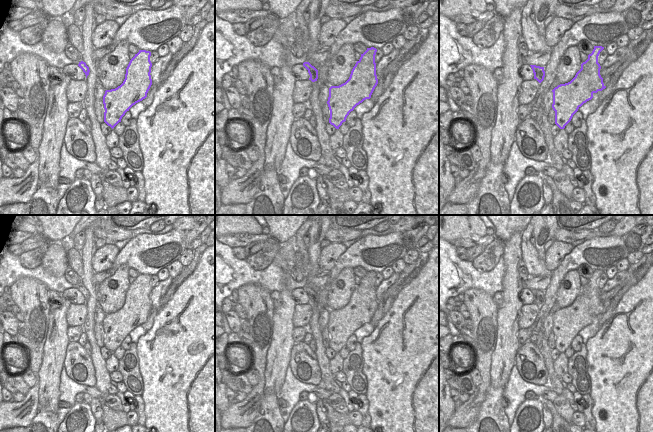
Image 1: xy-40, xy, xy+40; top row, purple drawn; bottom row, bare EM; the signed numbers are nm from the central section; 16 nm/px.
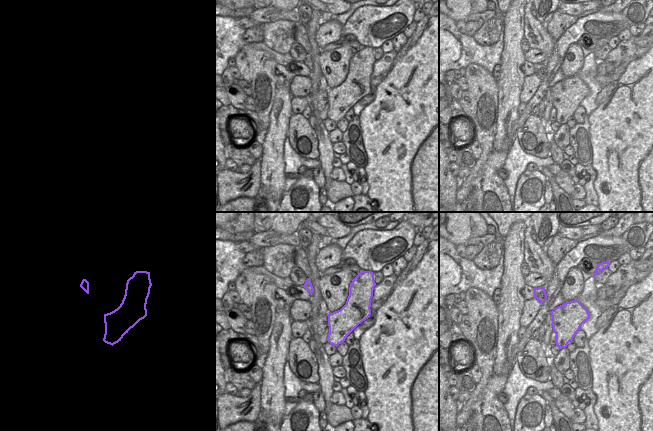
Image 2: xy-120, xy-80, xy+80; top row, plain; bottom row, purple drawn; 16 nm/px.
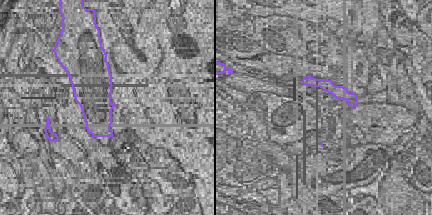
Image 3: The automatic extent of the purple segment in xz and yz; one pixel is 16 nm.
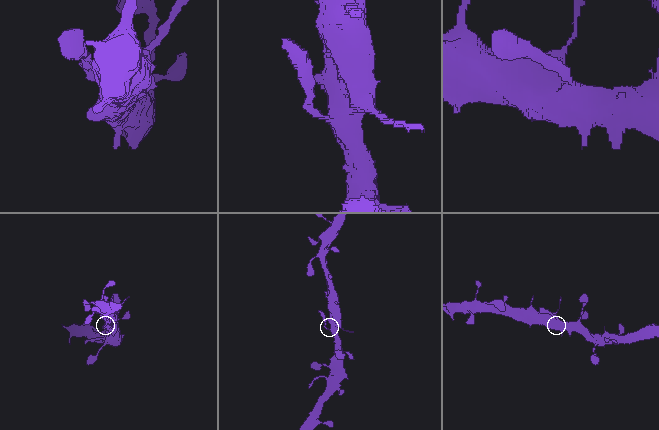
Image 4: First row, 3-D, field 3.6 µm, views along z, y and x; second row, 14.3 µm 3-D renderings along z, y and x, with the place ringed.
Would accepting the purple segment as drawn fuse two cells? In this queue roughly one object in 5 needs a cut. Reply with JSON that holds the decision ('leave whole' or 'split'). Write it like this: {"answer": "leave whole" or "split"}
{"answer": "leave whole"}

